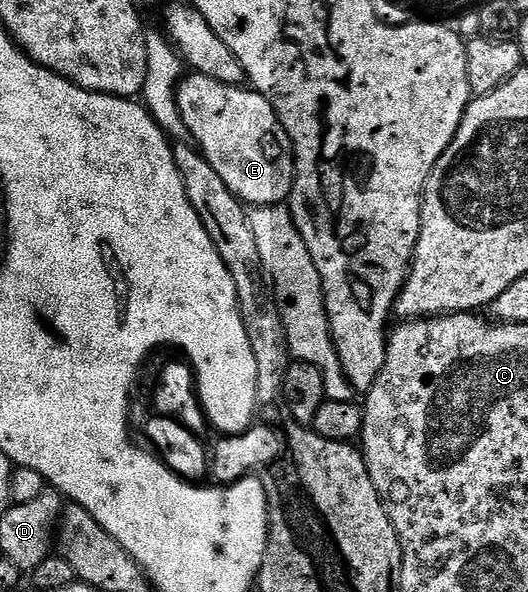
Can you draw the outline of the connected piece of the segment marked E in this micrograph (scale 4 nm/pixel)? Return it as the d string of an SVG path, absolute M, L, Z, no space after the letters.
M187 73L179 81L176 91L178 96L178 114L185 124L193 145L216 168L220 180L228 184L228 188L247 207L276 206L285 203L294 191L294 143L286 135L278 114L268 104L268 100L253 88L245 85L229 86L220 80L212 80L212 76Z

